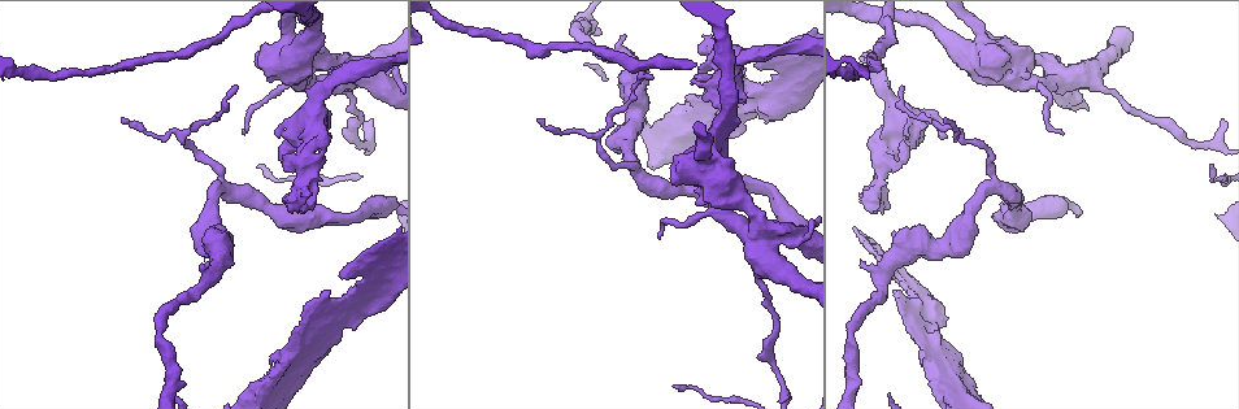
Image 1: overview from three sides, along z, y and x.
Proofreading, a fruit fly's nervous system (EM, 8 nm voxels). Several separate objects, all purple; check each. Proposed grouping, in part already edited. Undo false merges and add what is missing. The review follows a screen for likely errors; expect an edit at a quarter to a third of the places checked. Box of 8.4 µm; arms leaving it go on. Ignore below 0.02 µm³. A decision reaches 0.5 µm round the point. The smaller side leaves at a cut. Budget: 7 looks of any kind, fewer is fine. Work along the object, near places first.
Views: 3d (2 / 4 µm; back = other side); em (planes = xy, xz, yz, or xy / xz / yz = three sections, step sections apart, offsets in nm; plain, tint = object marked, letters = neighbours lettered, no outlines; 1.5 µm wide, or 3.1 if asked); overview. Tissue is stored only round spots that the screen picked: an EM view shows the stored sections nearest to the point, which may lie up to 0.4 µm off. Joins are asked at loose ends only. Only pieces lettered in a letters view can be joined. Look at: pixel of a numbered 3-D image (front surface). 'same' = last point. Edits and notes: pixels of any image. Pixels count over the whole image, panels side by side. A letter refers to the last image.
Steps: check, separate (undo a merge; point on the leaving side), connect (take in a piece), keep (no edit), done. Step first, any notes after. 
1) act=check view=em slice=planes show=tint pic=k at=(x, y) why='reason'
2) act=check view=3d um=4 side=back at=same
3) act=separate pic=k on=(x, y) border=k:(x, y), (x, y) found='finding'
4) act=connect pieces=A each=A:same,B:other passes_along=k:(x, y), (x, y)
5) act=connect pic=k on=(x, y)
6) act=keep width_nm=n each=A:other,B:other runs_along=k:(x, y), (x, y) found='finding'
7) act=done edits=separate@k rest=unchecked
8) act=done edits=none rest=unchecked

act=check view=3d um=4 side=back pic=1 at=(691, 131) why='four or more arms meet'

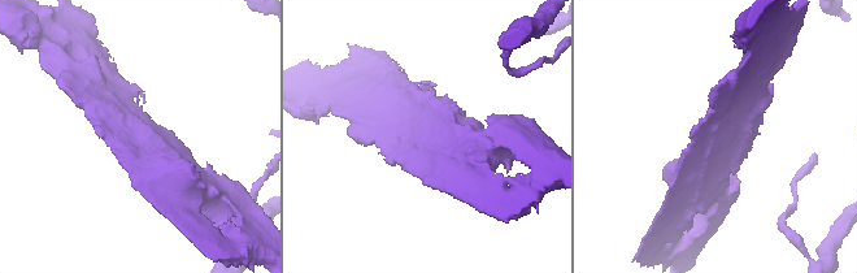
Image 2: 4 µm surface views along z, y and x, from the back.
act=check view=em slice=planes show=letters pic=2 at=(721, 133)

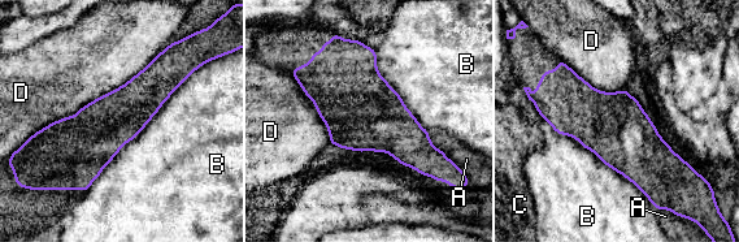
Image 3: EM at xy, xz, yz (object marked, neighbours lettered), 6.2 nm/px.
act=keep each=A:other,B:other,C:other,D:other border=3:(168, 46), (124, 83), (34, 134) found='all the same neuron'

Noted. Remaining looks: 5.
act=check view=em slice=xz step=4 show=tint pic=1 at=(873, 253) why='tapers out'

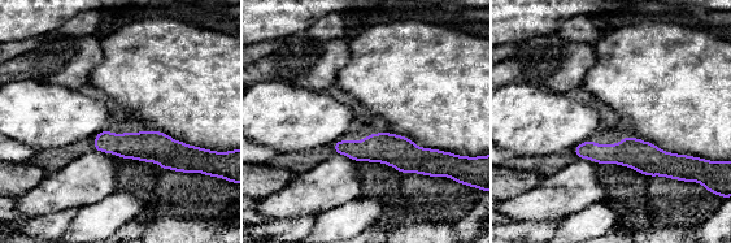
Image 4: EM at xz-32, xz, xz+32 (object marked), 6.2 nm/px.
act=check view=em slice=planes show=tint at=same

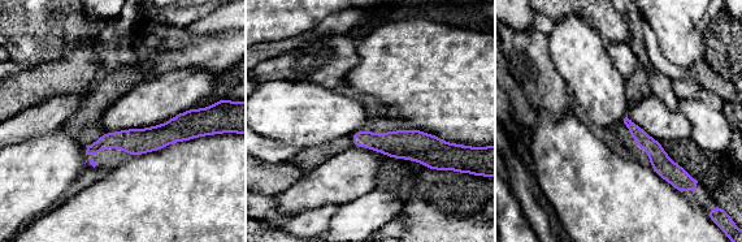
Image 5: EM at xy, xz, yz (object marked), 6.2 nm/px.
act=check view=em slice=planes show=letters at=same why='see the neighbours'

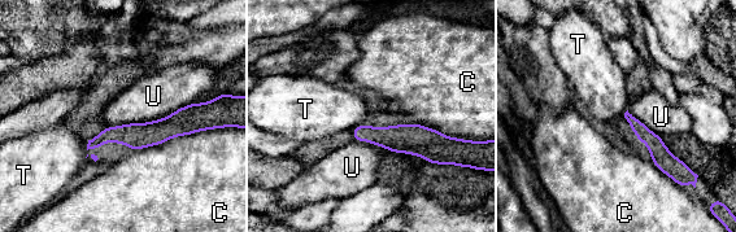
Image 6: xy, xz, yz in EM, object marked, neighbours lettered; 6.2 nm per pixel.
act=keep each=C:other,T:other,U:other runs_along=6:(196, 106), (160, 131), (91, 145) found='no lettered piece goes on from it'

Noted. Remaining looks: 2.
act=done edits=none rest=unchecked

